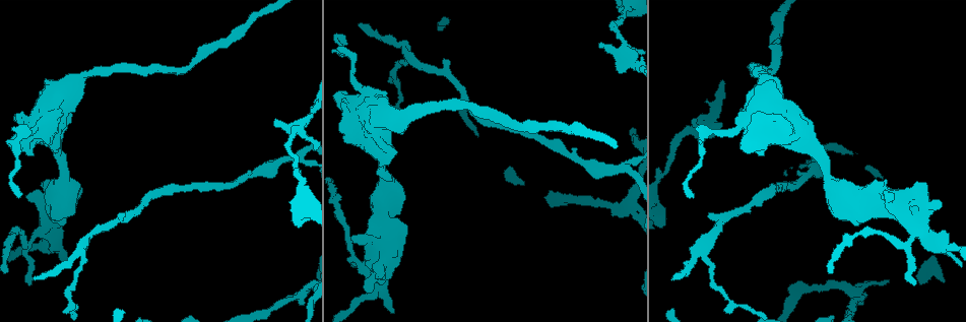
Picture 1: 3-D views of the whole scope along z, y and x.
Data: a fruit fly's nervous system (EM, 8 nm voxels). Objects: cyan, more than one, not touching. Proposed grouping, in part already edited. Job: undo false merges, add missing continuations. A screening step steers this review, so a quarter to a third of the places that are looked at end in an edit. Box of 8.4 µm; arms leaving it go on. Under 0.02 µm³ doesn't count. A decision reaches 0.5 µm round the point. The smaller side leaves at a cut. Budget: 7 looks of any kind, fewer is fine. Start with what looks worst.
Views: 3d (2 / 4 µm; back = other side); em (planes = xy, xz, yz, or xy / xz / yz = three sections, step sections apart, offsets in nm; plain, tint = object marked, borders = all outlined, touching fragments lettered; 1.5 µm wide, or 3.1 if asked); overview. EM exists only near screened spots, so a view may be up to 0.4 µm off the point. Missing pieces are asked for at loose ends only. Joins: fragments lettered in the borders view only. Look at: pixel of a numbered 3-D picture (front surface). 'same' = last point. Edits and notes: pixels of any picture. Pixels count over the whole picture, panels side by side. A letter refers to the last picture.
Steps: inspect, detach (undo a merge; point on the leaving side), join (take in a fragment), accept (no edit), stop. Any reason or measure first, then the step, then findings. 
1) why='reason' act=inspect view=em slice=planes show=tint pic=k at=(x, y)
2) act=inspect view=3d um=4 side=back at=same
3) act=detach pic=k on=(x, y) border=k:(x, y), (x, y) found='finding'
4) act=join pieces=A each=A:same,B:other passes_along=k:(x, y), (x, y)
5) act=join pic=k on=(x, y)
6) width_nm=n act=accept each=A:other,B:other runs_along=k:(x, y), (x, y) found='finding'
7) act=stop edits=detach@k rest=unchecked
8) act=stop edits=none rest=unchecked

why='tapers out' act=inspect view=em slice=xy step=4 show=plain pic=1 at=(694, 119)

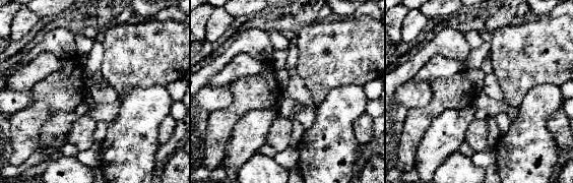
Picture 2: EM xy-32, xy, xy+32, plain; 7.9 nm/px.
why='see the neighbours' act=inspect view=em slice=xy step=4 show=borders at=same

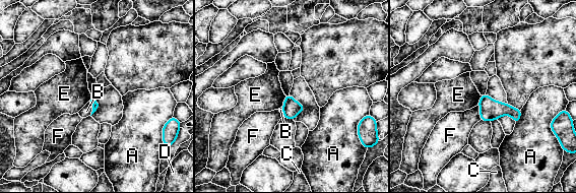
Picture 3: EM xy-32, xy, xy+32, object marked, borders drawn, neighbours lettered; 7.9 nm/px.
act=accept each=A:other,B:other,C:other,D:other,E:other,F:other border=3:(285, 95), (281, 107) found='no lettered fragment goes on from it'

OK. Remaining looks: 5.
why='thin end' act=inspect view=3d um=2 side=back pic=1 at=(358, 24)

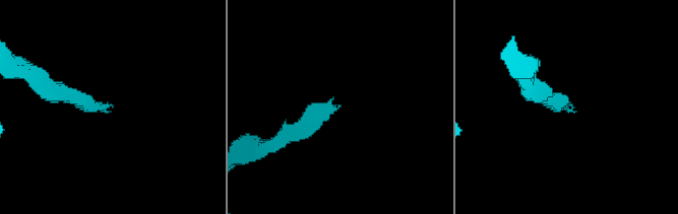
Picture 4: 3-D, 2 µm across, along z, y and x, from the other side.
act=inspect view=em slice=xz step=8 show=tint pic=4 at=(566, 107)

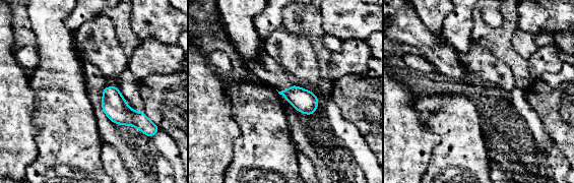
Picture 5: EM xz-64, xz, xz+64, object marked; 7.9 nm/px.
act=inspect view=em slice=planes show=borders at=same

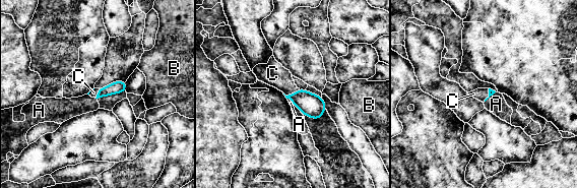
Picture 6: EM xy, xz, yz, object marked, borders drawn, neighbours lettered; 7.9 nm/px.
act=join pieces=C each=A:other,B:other,C:same passes_along=6:(309, 104), (291, 95), (272, 73) found='it goes on there'

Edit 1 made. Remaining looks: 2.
act=inspect view=overview

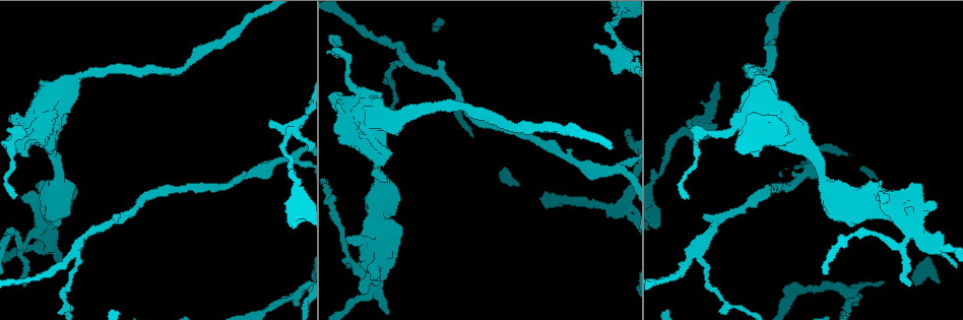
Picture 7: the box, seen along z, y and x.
why='sharp bend' act=inspect view=em slice=planes show=borders pic=7 at=(734, 132)

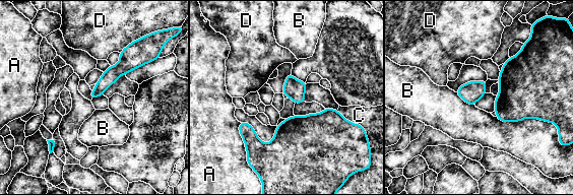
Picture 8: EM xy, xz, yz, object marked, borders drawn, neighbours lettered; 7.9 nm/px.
act=accept each=A:other,B:other,C:other,D:other runs_along=8:(130, 51), (128, 59), (92, 94) found='one neuron here'

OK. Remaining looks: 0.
act=stop edits=join@6 rest=unchecked

